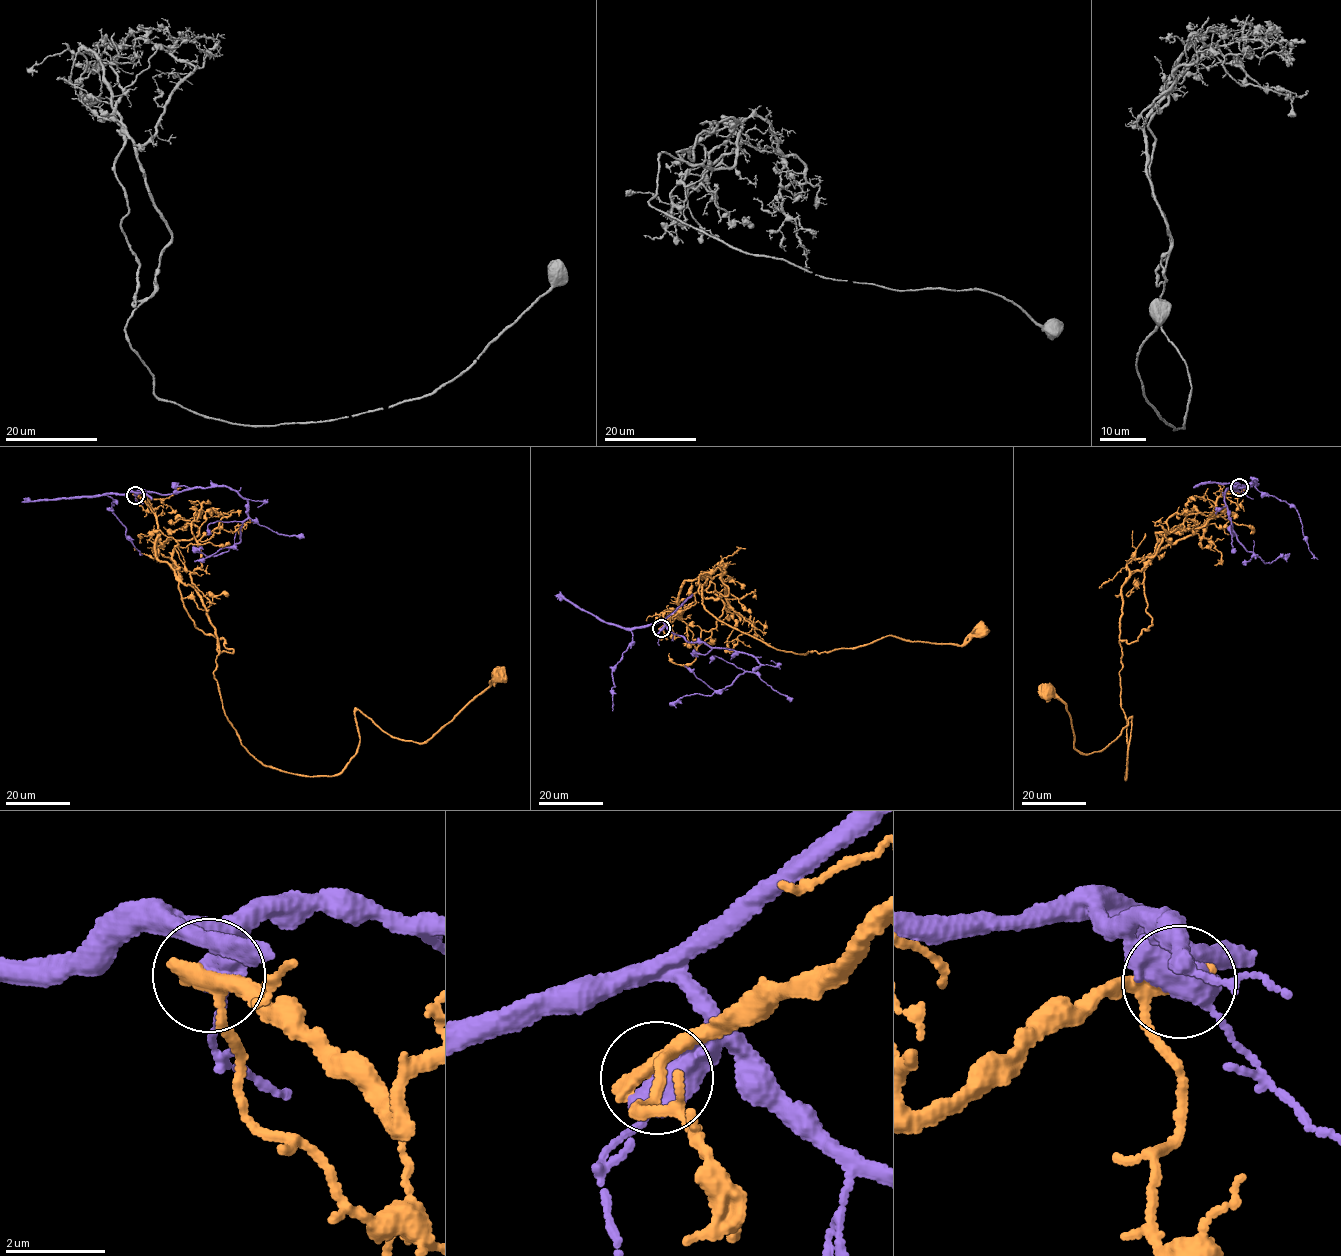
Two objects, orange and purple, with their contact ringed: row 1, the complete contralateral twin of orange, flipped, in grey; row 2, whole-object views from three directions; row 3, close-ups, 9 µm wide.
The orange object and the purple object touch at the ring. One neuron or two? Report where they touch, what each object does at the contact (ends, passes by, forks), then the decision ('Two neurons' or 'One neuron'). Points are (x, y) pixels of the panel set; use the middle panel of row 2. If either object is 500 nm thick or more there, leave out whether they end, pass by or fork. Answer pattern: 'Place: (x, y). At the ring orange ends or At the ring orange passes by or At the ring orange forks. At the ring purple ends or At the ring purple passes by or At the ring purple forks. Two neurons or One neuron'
Place: (661, 628). Two neurons

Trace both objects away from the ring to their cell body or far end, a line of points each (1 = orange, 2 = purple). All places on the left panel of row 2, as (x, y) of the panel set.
1: (134, 494), (214, 628), (226, 719), (272, 768), (336, 775), (356, 710), (422, 743), (497, 675)
2: (134, 494), (229, 487), (247, 501), (238, 543), (206, 556), (193, 545)

